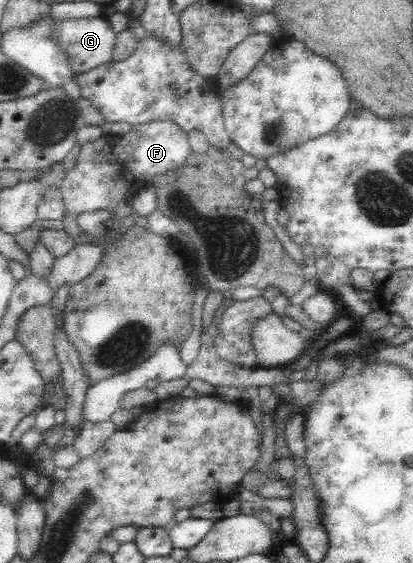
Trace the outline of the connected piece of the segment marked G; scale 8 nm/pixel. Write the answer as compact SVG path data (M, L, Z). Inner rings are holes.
M104 16L59 20L55 41L67 51L73 69L81 73L113 61L117 33Z

